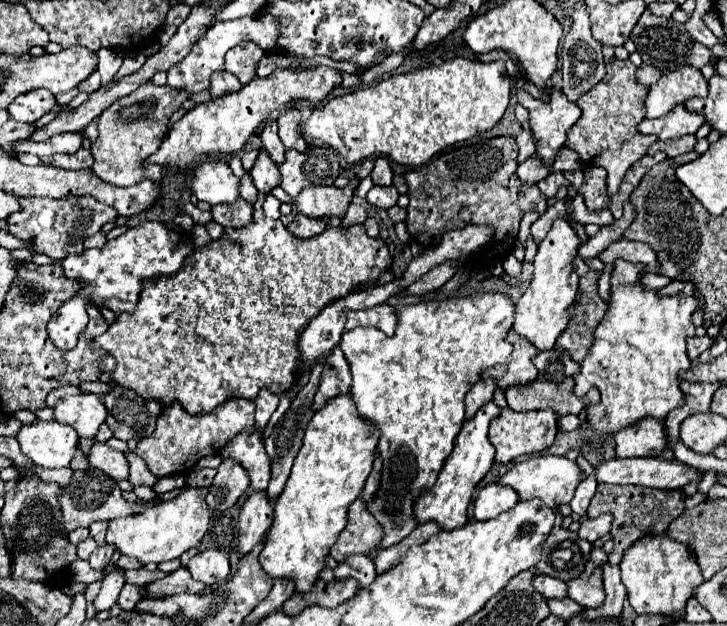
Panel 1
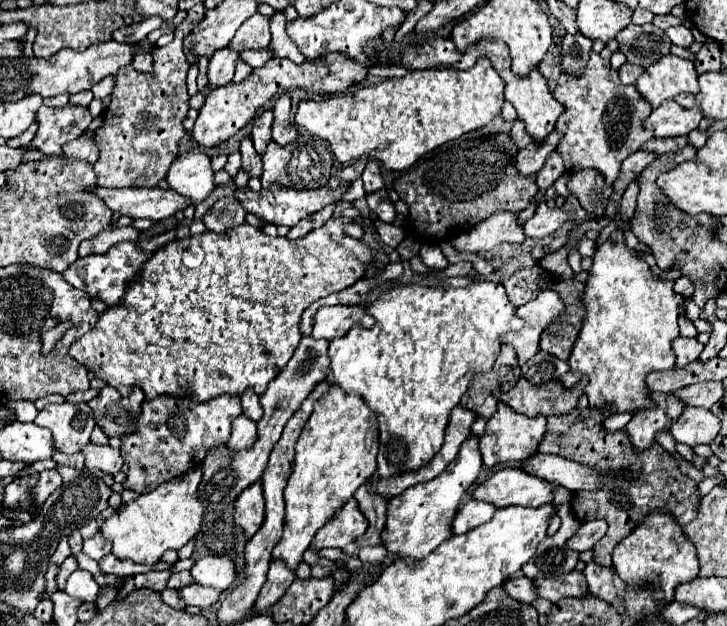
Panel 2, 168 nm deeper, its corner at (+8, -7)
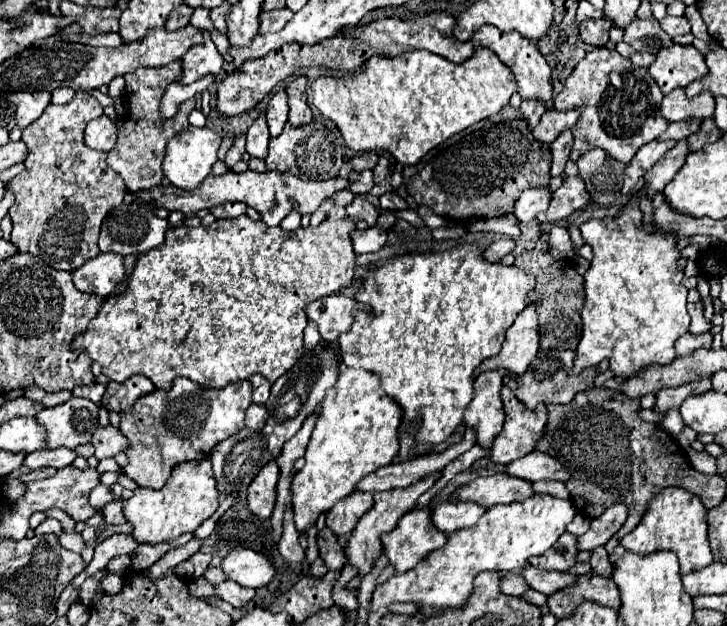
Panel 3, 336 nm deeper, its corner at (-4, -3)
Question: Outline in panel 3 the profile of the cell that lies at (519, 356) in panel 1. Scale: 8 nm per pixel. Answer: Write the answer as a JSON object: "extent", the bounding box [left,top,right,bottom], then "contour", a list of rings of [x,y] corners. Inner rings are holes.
{"extent":[466,371,504,449],"contour":[[[504,371],[480,373],[474,381],[474,399],[466,407],[466,427],[474,431],[476,445],[490,449],[496,435],[502,431],[504,411],[502,411],[502,377]]]}

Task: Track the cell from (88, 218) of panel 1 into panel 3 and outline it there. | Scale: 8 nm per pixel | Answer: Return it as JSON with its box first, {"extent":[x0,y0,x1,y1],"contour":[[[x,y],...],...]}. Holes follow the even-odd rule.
{"extent":[10,91,126,271],"contour":[[[78,91],[66,105],[48,105],[36,123],[28,125],[22,131],[22,141],[28,145],[30,153],[24,161],[26,169],[10,181],[10,189],[16,195],[14,207],[10,207],[12,217],[12,237],[10,241],[18,247],[20,253],[30,253],[40,257],[46,265],[54,269],[74,271],[82,267],[88,259],[100,253],[98,233],[104,217],[112,207],[118,207],[126,195],[126,185],[106,163],[106,153],[94,151],[84,143],[84,129],[88,121],[102,115],[102,105],[88,95]]]}

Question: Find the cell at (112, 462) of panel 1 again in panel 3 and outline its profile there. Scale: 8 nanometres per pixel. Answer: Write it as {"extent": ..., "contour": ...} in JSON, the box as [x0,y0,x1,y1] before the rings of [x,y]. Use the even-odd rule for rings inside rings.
{"extent":[92,425,128,459],"contour":[[[112,425],[106,427],[98,427],[96,433],[92,435],[92,445],[96,447],[96,457],[104,459],[104,457],[114,457],[116,453],[122,453],[128,449],[128,439]]]}

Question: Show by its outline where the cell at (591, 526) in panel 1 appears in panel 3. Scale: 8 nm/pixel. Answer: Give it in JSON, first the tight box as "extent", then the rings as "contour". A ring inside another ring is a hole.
{"extent":[578,503,628,551],"contour":[[[624,503],[610,505],[600,517],[594,517],[590,529],[578,537],[578,551],[592,551],[600,545],[606,545],[608,539],[624,525],[626,517],[628,507]]]}

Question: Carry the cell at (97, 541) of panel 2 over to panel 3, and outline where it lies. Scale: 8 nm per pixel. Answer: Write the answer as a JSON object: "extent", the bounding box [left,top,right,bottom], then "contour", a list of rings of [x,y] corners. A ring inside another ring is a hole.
{"extent":[102,501,126,525],"contour":[[[110,501],[110,503],[106,503],[104,509],[102,509],[102,515],[104,515],[106,523],[110,523],[110,525],[124,525],[126,517],[124,517],[122,509],[124,509],[122,501]]]}

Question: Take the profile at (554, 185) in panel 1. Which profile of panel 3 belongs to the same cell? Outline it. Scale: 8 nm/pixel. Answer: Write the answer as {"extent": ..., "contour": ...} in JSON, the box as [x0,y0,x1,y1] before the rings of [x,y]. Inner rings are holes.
{"extent":[550,131,572,177],"contour":[[[562,131],[556,141],[550,145],[552,151],[552,177],[558,177],[564,171],[564,165],[570,157],[570,149],[572,149],[572,131]]]}

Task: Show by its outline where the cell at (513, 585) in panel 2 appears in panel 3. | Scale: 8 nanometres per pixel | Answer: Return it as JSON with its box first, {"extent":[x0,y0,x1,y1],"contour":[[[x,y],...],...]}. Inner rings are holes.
{"extent":[500,573,528,597],"contour":[[[504,573],[502,579],[500,579],[500,591],[502,591],[504,595],[514,595],[514,597],[518,597],[518,595],[522,595],[524,591],[528,591],[528,585],[526,585],[526,581],[522,579],[520,573]]]}

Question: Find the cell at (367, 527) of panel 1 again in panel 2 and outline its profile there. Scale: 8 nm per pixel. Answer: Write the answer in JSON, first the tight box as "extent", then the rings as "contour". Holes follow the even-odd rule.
{"extent":[312,499,368,549],"contour":[[[350,499],[338,513],[336,517],[328,523],[328,527],[322,527],[316,537],[312,547],[326,549],[326,547],[338,547],[344,549],[346,545],[354,543],[360,535],[364,535],[364,531],[368,529],[368,521],[362,515],[362,511],[358,509],[356,499]]]}

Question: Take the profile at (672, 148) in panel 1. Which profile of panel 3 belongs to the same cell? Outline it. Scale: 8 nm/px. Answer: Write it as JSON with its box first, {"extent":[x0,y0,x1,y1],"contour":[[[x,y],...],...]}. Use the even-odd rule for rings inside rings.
{"extent":[662,119,700,141],"contour":[[[688,119],[688,121],[680,121],[680,123],[670,123],[668,131],[662,135],[662,139],[674,139],[674,141],[686,139],[688,135],[696,133],[698,127],[700,127],[700,119]]]}

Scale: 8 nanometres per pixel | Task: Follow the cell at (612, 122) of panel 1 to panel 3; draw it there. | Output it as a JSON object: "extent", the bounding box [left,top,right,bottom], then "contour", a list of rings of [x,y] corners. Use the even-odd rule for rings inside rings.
{"extent":[554,47,668,163],"contour":[[[606,47],[590,49],[566,79],[564,89],[554,97],[558,111],[574,105],[580,107],[580,119],[572,127],[574,147],[570,159],[576,161],[588,149],[600,147],[610,157],[628,163],[642,145],[658,139],[666,131],[668,121],[660,115],[662,97],[660,87],[656,87],[656,81],[652,81],[646,69],[632,67],[630,59],[618,51]]]}

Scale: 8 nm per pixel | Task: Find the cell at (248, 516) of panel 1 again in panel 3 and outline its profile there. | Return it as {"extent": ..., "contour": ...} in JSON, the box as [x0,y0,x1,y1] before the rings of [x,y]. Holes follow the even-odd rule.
{"extent":[248,459,280,517],"contour":[[[272,459],[272,463],[268,463],[268,467],[264,467],[264,471],[260,471],[260,475],[256,475],[256,479],[248,485],[248,507],[258,517],[272,515],[276,501],[276,483],[280,477],[278,469],[278,463]]]}

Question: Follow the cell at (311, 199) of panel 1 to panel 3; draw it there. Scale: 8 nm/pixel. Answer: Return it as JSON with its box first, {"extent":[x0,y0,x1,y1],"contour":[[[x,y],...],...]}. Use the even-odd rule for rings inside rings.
{"extent":[138,169,358,227],"contour":[[[250,169],[244,173],[226,171],[220,177],[210,175],[208,179],[204,179],[204,183],[200,183],[200,187],[196,187],[196,191],[180,191],[178,187],[158,185],[148,191],[138,191],[138,197],[144,201],[156,201],[156,207],[164,207],[168,211],[182,211],[186,215],[192,215],[200,209],[212,209],[226,201],[240,201],[240,203],[246,203],[248,207],[254,207],[266,225],[276,227],[290,211],[298,211],[302,215],[314,213],[324,199],[328,199],[332,193],[336,193],[340,189],[346,189],[356,177],[358,177],[358,173],[352,171],[350,177],[346,177],[346,179],[334,177],[328,181],[302,181],[300,177],[294,177],[288,171],[286,173],[280,173],[280,171],[256,173]]]}

